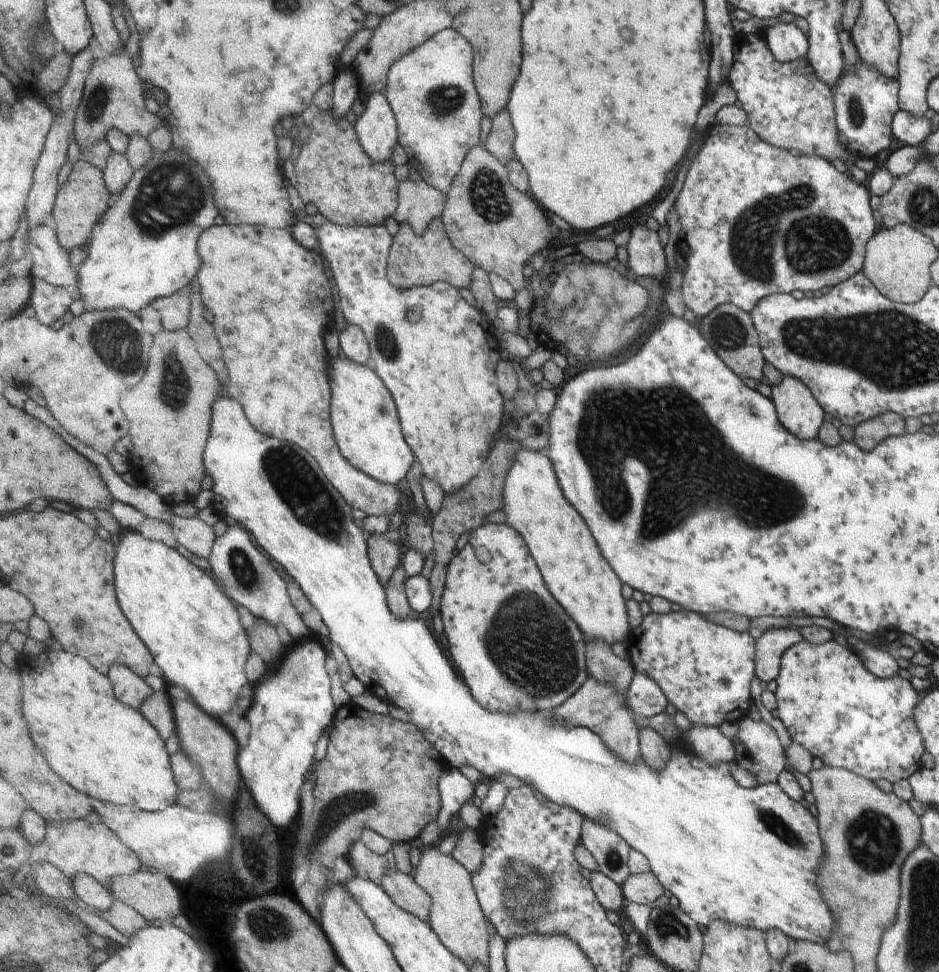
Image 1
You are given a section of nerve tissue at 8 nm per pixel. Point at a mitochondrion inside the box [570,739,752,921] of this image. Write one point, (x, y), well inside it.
(614, 860)

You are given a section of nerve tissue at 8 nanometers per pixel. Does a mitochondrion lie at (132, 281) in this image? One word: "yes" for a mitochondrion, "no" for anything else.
no

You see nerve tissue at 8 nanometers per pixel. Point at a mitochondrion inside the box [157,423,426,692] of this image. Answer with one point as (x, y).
(302, 490)

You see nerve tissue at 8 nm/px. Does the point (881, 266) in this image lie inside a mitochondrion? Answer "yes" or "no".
no

